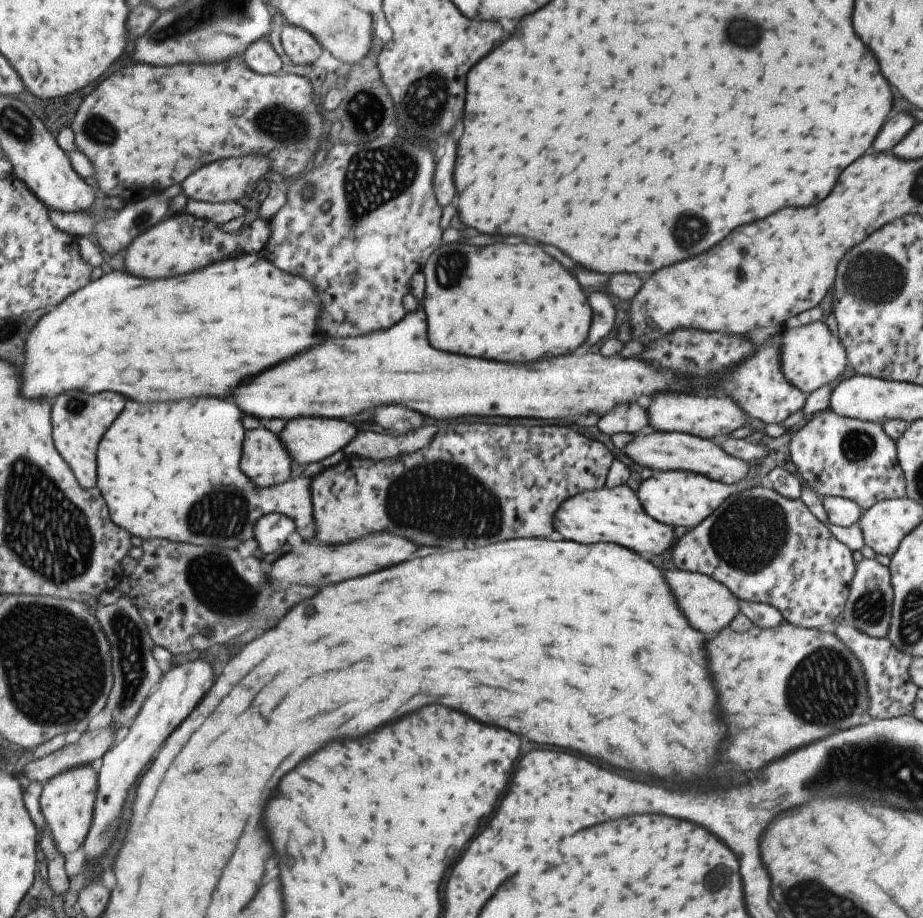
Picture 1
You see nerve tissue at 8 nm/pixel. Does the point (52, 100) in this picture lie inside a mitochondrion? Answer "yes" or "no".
no

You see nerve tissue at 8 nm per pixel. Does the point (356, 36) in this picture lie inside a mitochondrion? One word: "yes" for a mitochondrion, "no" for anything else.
no

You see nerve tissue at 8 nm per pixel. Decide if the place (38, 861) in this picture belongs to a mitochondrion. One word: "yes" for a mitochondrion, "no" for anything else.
no

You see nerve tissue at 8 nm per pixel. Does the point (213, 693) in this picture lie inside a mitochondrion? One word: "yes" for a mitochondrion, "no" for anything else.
no

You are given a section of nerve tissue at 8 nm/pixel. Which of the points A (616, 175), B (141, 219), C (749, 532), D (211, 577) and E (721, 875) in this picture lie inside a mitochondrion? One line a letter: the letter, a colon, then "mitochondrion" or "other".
A: other
B: mitochondrion
C: mitochondrion
D: mitochondrion
E: mitochondrion

